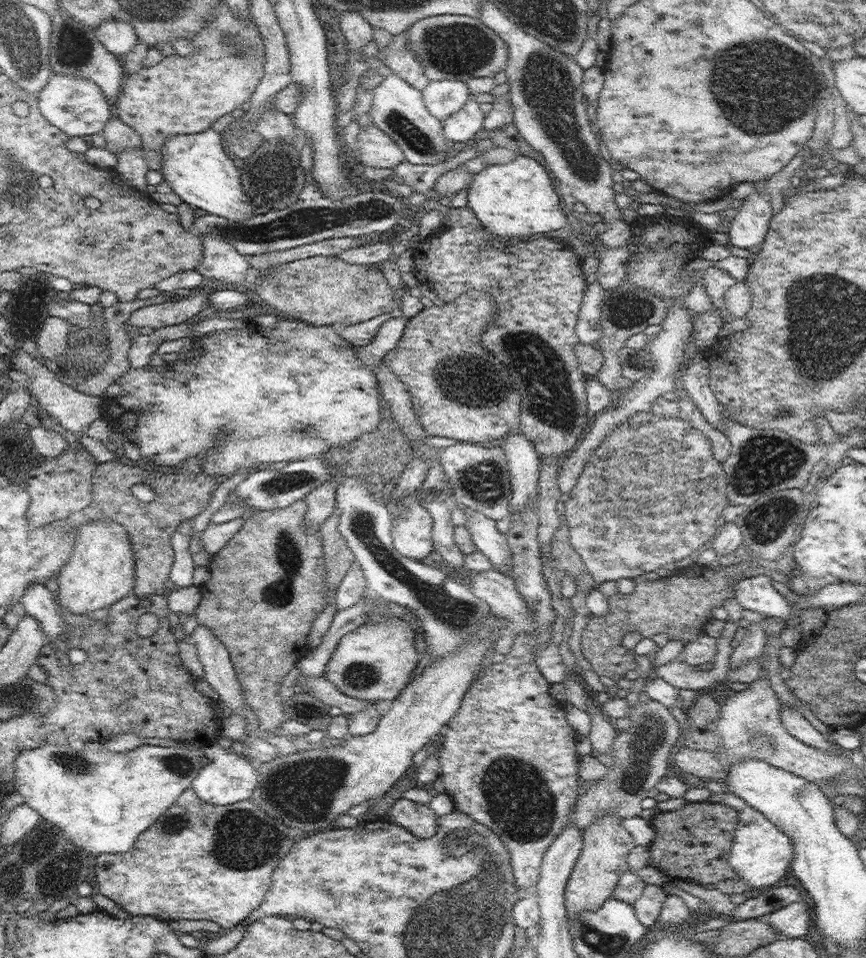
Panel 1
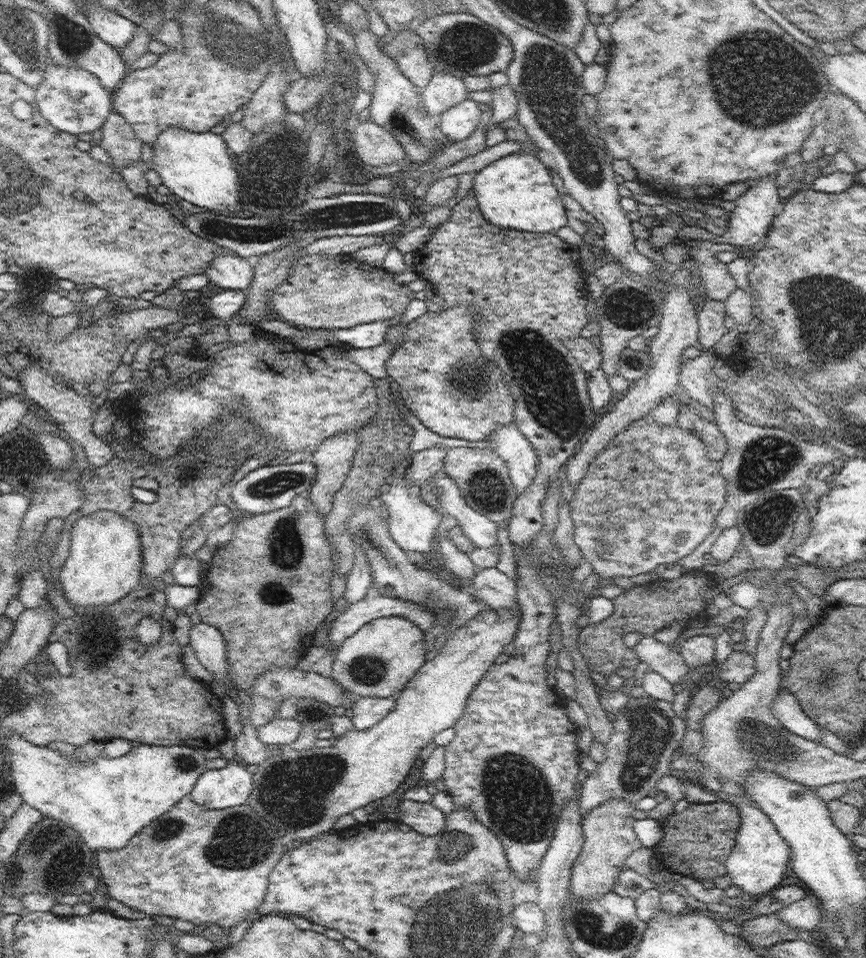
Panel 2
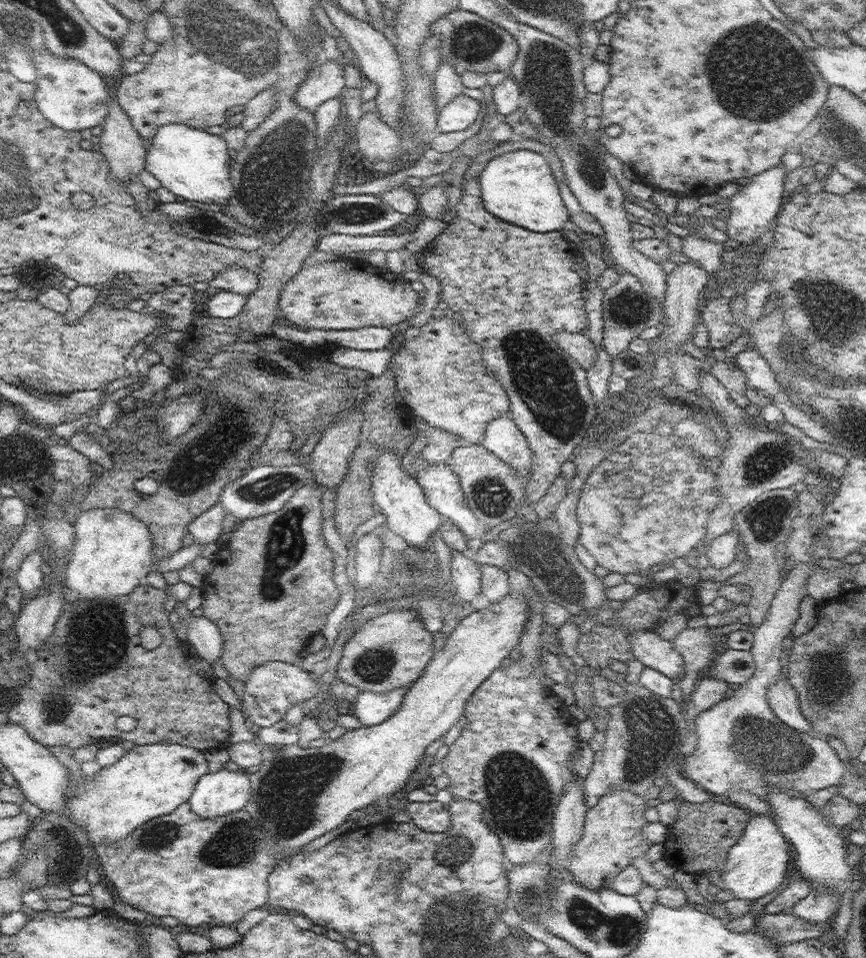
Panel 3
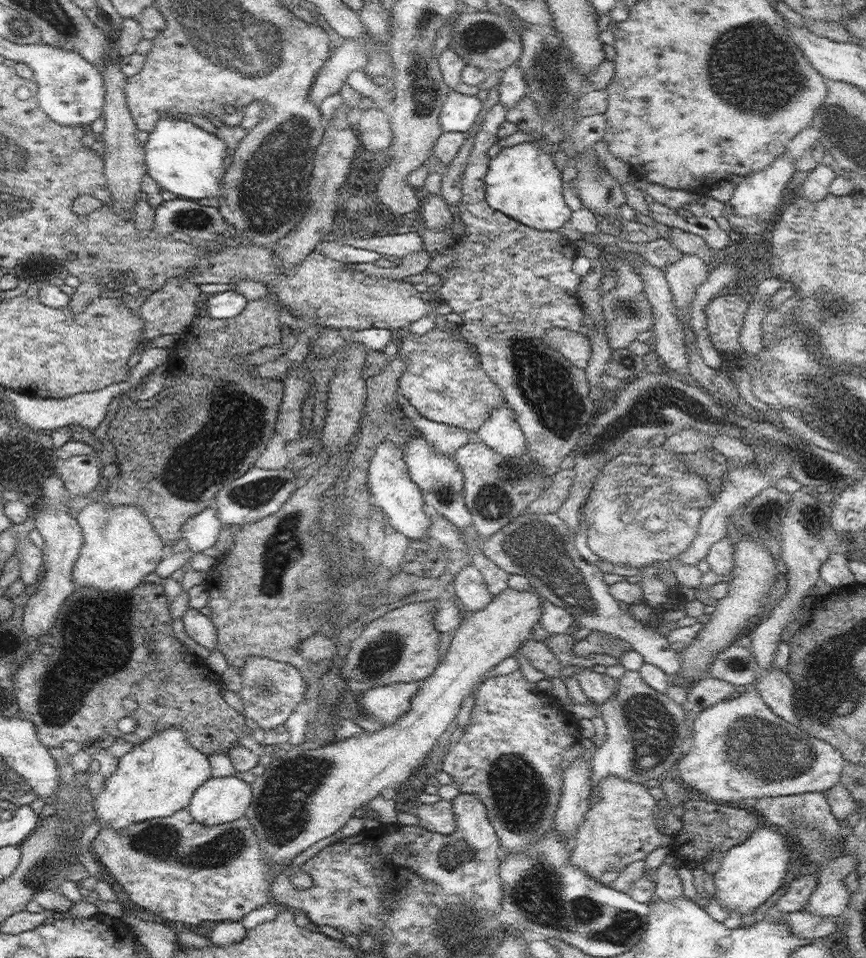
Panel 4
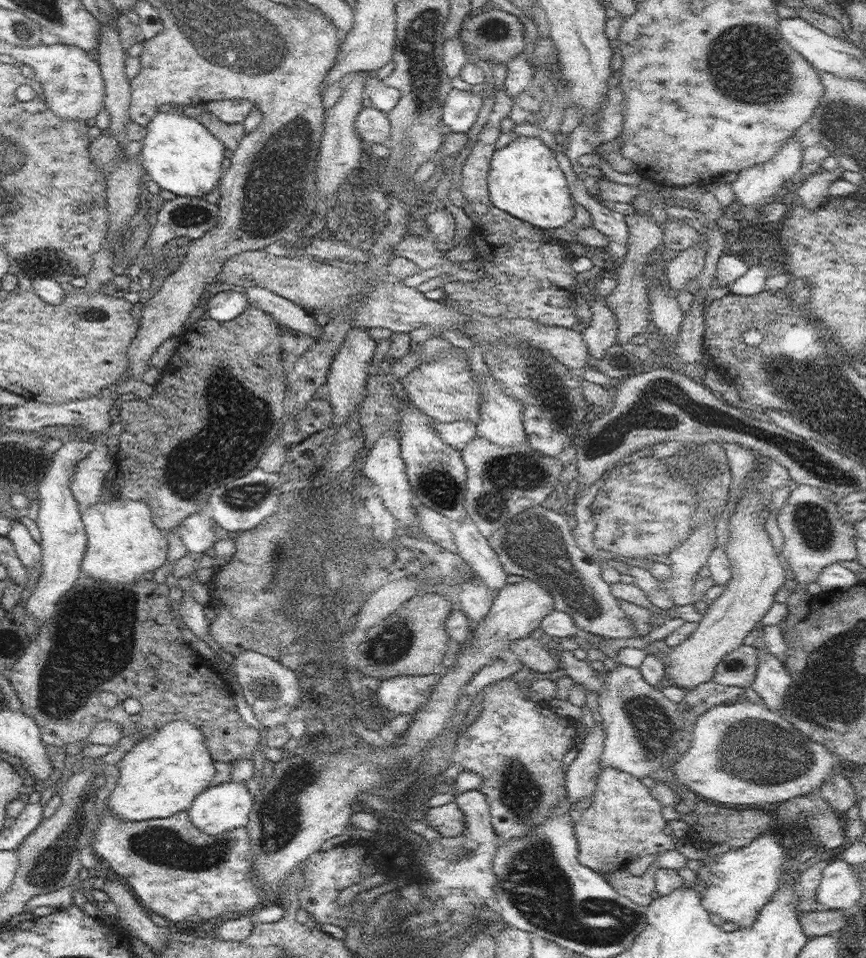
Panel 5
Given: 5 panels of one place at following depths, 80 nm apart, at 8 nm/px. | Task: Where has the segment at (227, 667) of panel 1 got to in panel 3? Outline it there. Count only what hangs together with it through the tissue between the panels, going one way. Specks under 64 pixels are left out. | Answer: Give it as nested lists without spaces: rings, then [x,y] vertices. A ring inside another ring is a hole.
[[[202,613],[190,615],[187,623],[187,640],[208,663],[221,658],[223,636],[219,627]]]

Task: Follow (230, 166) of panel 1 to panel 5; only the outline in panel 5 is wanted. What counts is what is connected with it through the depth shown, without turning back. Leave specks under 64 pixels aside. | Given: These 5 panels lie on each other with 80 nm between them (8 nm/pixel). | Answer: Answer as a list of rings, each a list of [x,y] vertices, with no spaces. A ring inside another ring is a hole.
[[[157,112],[148,123],[146,135],[141,150],[141,161],[145,172],[151,180],[157,182],[162,190],[170,191],[177,196],[205,197],[214,190],[220,180],[224,169],[222,160],[229,155],[224,143],[216,138],[199,119],[194,119],[193,112]]]

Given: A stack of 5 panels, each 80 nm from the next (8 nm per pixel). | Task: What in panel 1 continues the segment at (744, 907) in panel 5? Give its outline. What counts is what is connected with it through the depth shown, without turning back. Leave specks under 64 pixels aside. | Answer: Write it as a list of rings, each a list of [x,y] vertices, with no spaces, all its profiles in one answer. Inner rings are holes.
[[[728,791],[722,792],[719,800],[737,810],[738,822],[735,830],[734,844],[729,856],[730,867],[736,871],[742,881],[746,881],[752,890],[776,885],[790,870],[794,856],[792,839],[779,827],[767,819],[765,814],[750,806],[743,798]]]

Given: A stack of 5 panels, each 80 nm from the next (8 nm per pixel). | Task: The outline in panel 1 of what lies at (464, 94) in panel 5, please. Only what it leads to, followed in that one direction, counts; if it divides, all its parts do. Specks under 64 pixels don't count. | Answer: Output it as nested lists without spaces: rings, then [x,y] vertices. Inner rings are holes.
[[[469,98],[467,103],[443,121],[443,135],[448,142],[466,143],[475,138],[476,132],[483,127],[485,114],[480,103]]]

